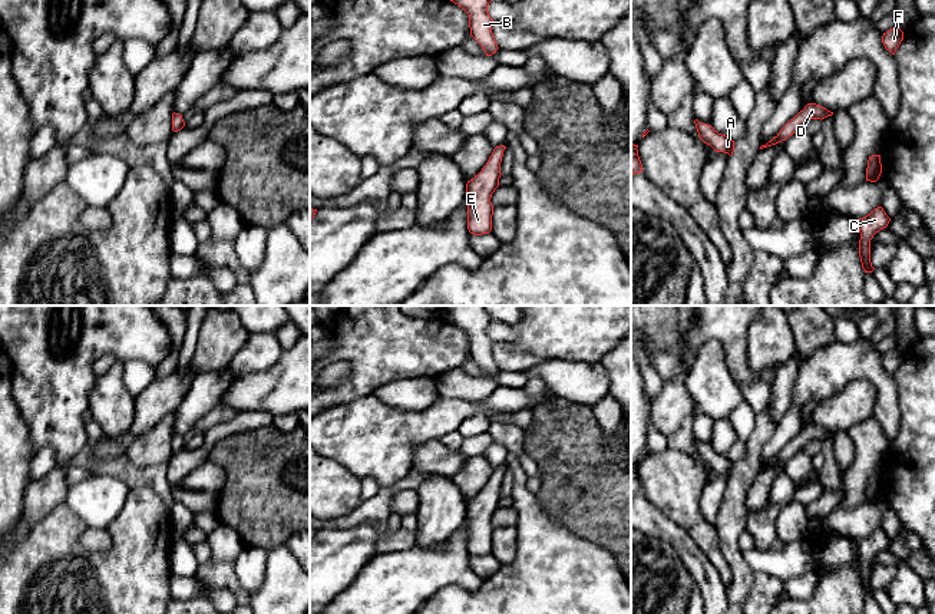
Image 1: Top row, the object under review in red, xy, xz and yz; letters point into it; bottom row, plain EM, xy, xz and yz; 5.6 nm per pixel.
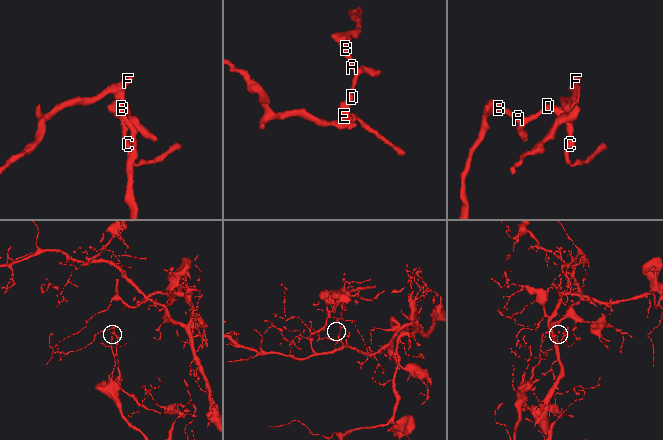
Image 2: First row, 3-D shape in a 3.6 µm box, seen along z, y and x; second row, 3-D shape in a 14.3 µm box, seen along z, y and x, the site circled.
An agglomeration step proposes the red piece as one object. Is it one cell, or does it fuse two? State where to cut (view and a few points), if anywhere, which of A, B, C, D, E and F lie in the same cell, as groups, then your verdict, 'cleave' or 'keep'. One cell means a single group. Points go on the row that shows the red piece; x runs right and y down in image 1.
no cut; A B C D E F; keep

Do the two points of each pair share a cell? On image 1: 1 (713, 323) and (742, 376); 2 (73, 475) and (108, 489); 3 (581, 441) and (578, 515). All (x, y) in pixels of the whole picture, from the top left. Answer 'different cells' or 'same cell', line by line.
1: same cell
2: different cells
3: same cell

